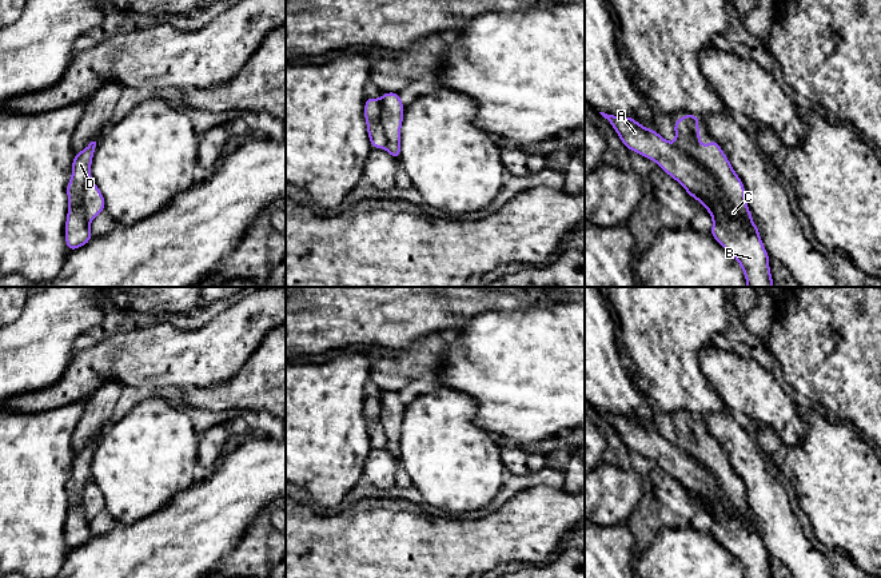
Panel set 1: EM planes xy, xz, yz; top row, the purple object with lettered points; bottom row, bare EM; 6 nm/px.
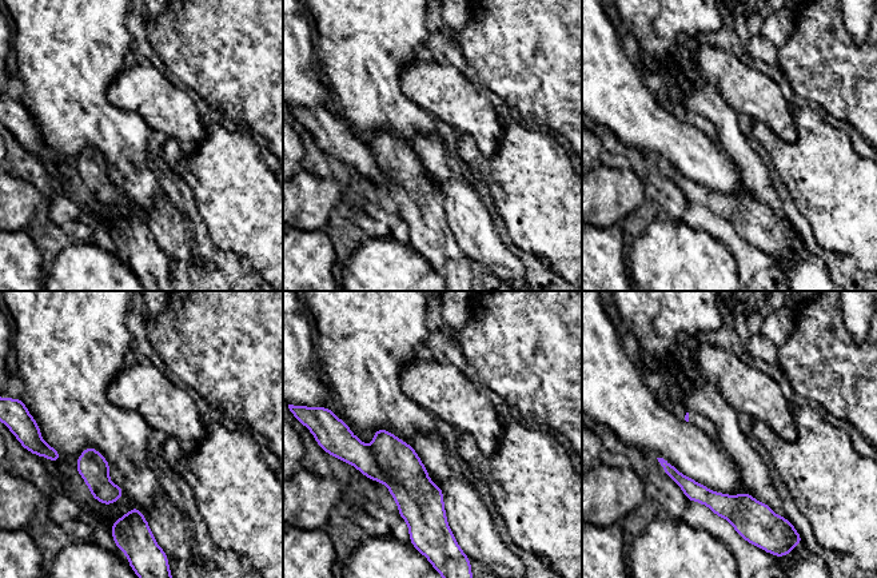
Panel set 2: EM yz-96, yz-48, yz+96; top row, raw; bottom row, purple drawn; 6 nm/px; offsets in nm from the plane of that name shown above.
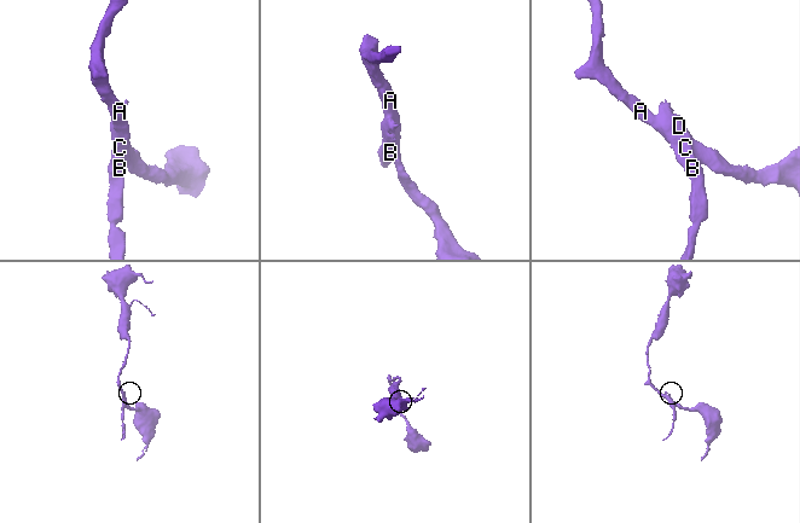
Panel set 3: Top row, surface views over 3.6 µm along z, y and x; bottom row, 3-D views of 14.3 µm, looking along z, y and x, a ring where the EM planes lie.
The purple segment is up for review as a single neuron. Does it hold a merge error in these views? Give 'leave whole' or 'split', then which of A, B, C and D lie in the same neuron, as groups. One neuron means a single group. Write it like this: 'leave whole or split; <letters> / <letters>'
split; A / B C D

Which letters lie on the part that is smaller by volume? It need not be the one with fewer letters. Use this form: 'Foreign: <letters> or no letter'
Foreign: B, C, D

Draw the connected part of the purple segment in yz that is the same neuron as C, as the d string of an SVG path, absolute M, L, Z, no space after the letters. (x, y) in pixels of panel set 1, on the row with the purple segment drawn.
M683 115L674 121L675 146L717 183L722 192L722 207L703 204L713 219L711 236L730 252L744 270L746 287L773 287L769 255L762 240L748 219L749 207L745 186L738 178L715 139L706 147L701 144L697 115Z

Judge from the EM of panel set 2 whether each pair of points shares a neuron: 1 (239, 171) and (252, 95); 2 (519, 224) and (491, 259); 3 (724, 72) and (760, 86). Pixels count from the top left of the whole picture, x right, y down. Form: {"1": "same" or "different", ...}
{"1": "different", "2": "different", "3": "same"}

